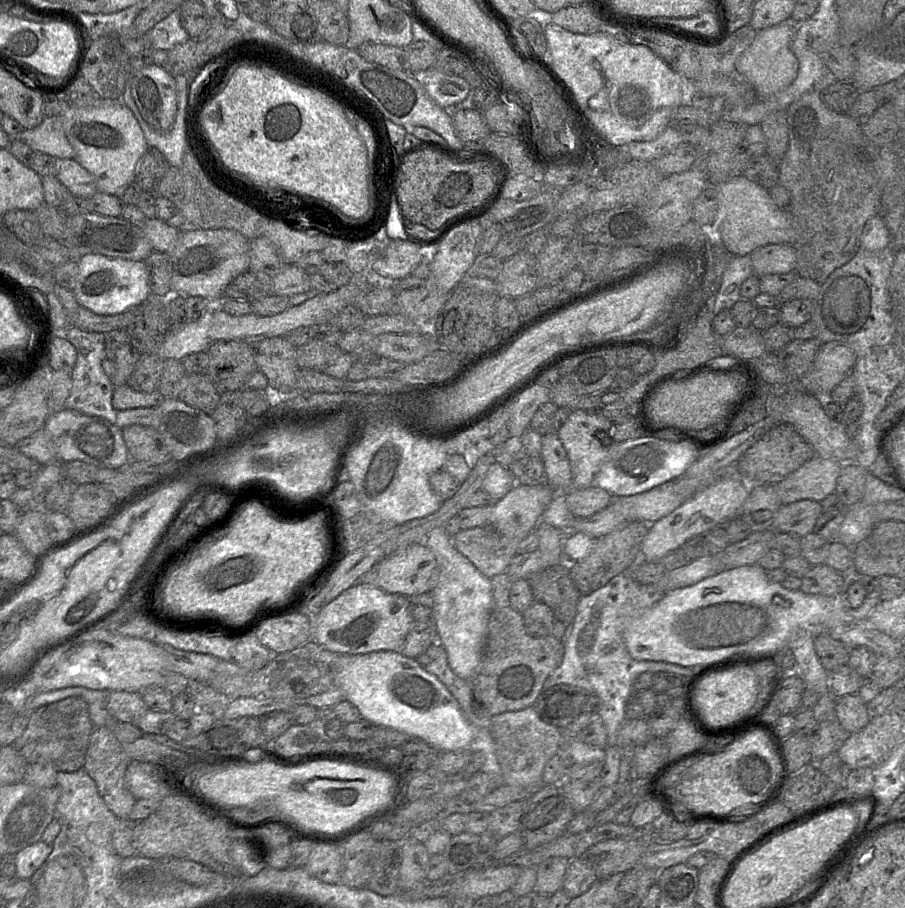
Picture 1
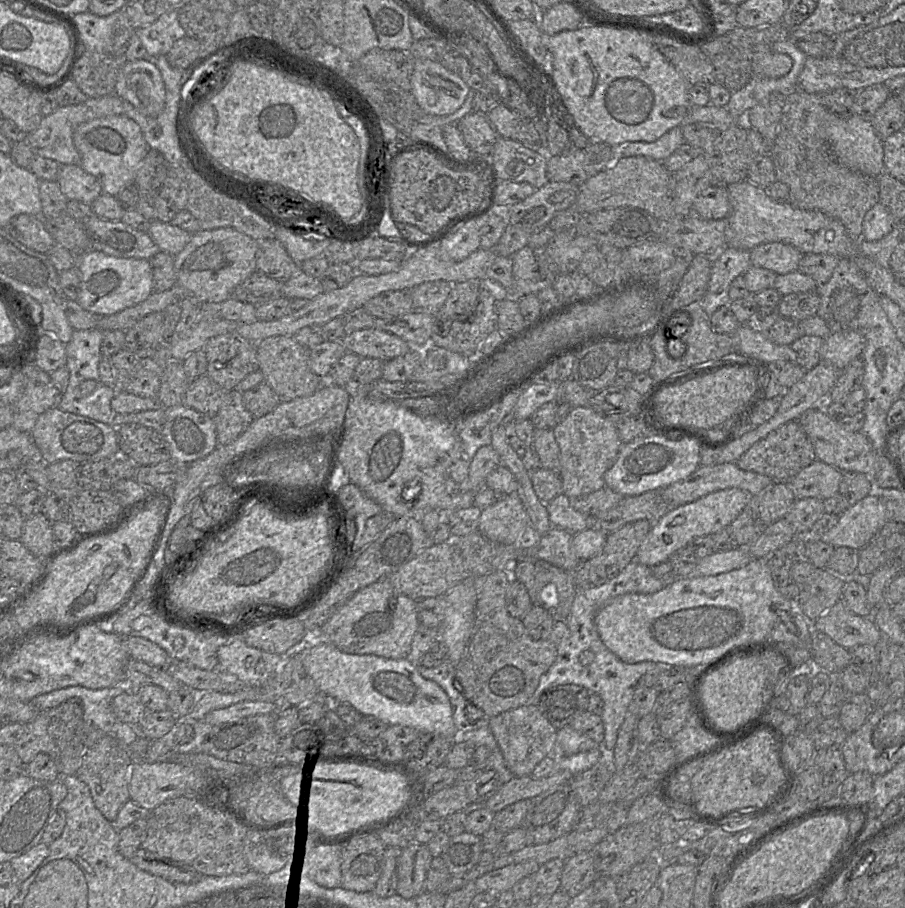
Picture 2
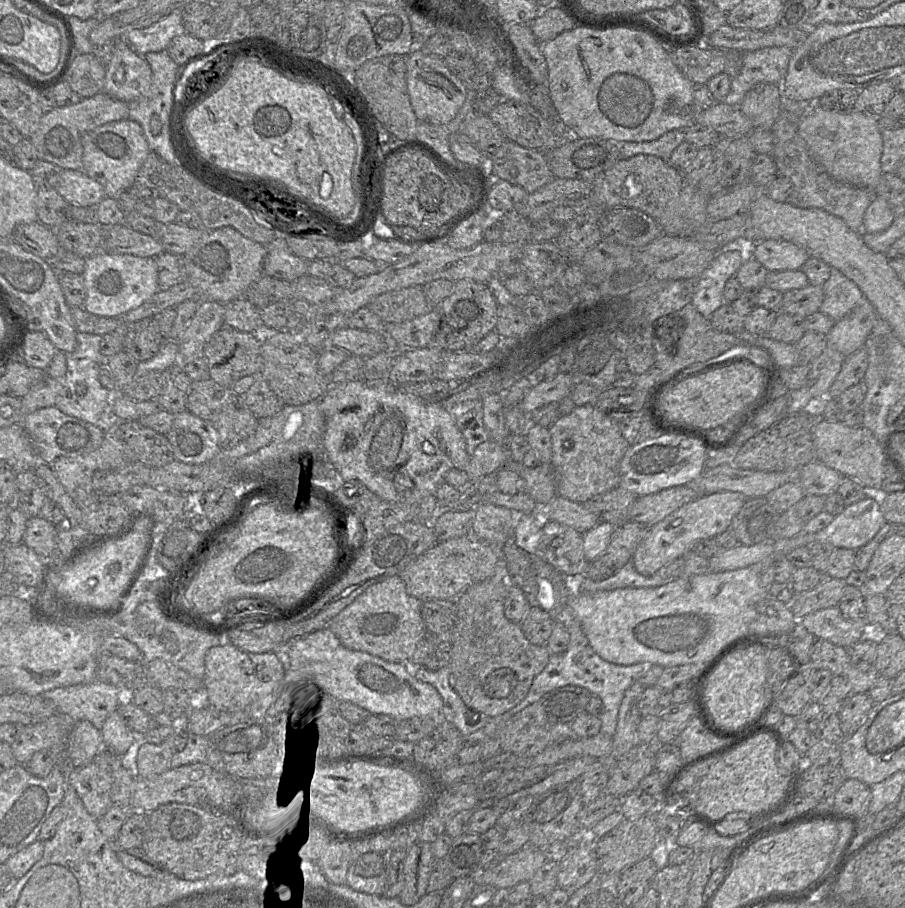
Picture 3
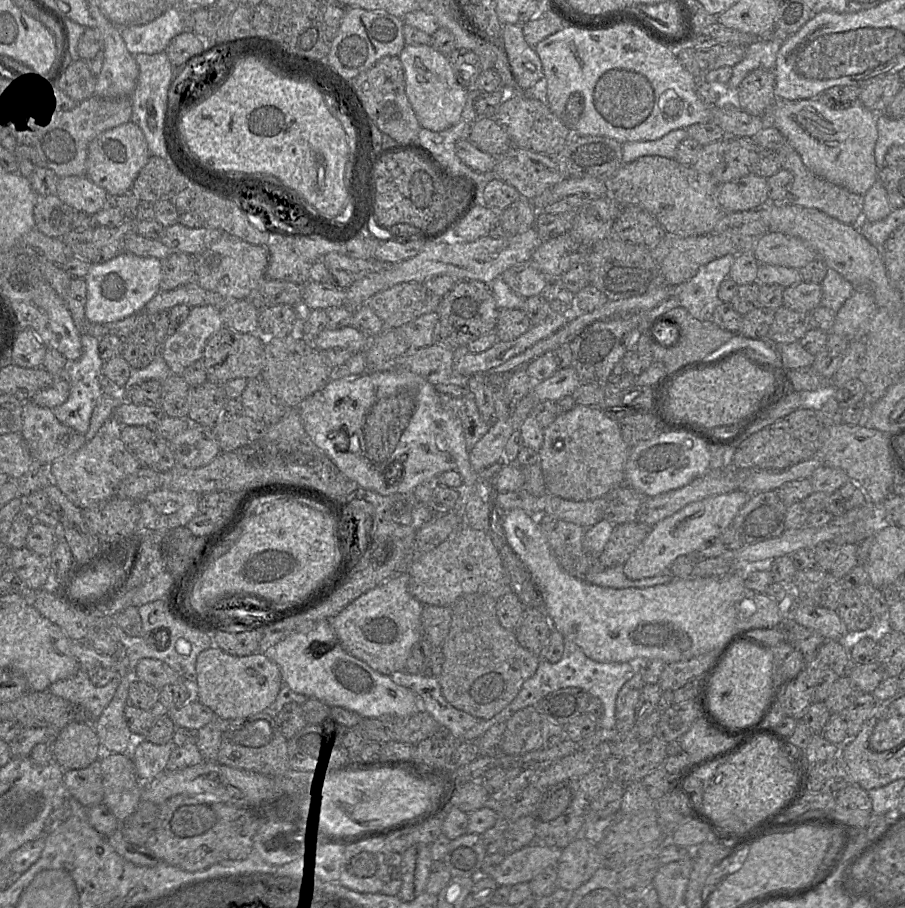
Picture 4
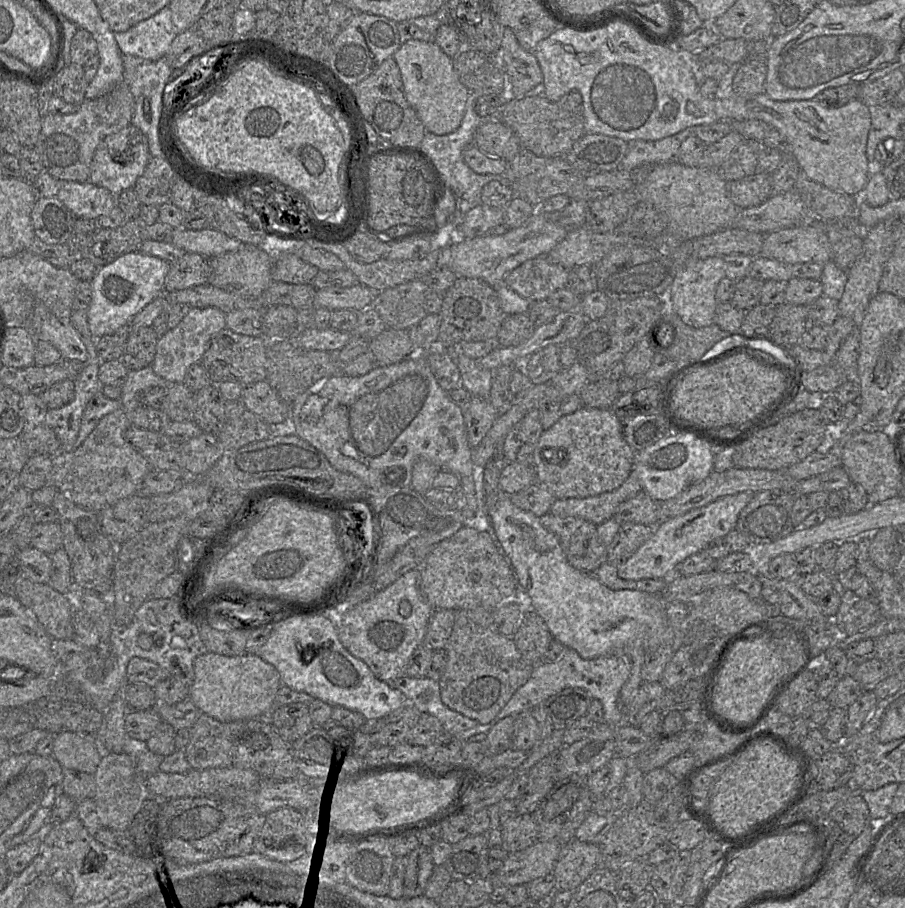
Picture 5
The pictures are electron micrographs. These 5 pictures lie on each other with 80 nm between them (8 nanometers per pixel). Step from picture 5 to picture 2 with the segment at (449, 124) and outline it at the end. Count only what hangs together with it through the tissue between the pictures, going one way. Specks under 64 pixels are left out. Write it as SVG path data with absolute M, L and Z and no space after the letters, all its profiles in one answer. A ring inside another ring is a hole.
M413 60L411 92L419 107L428 115L446 116L464 103L470 88L439 61Z

